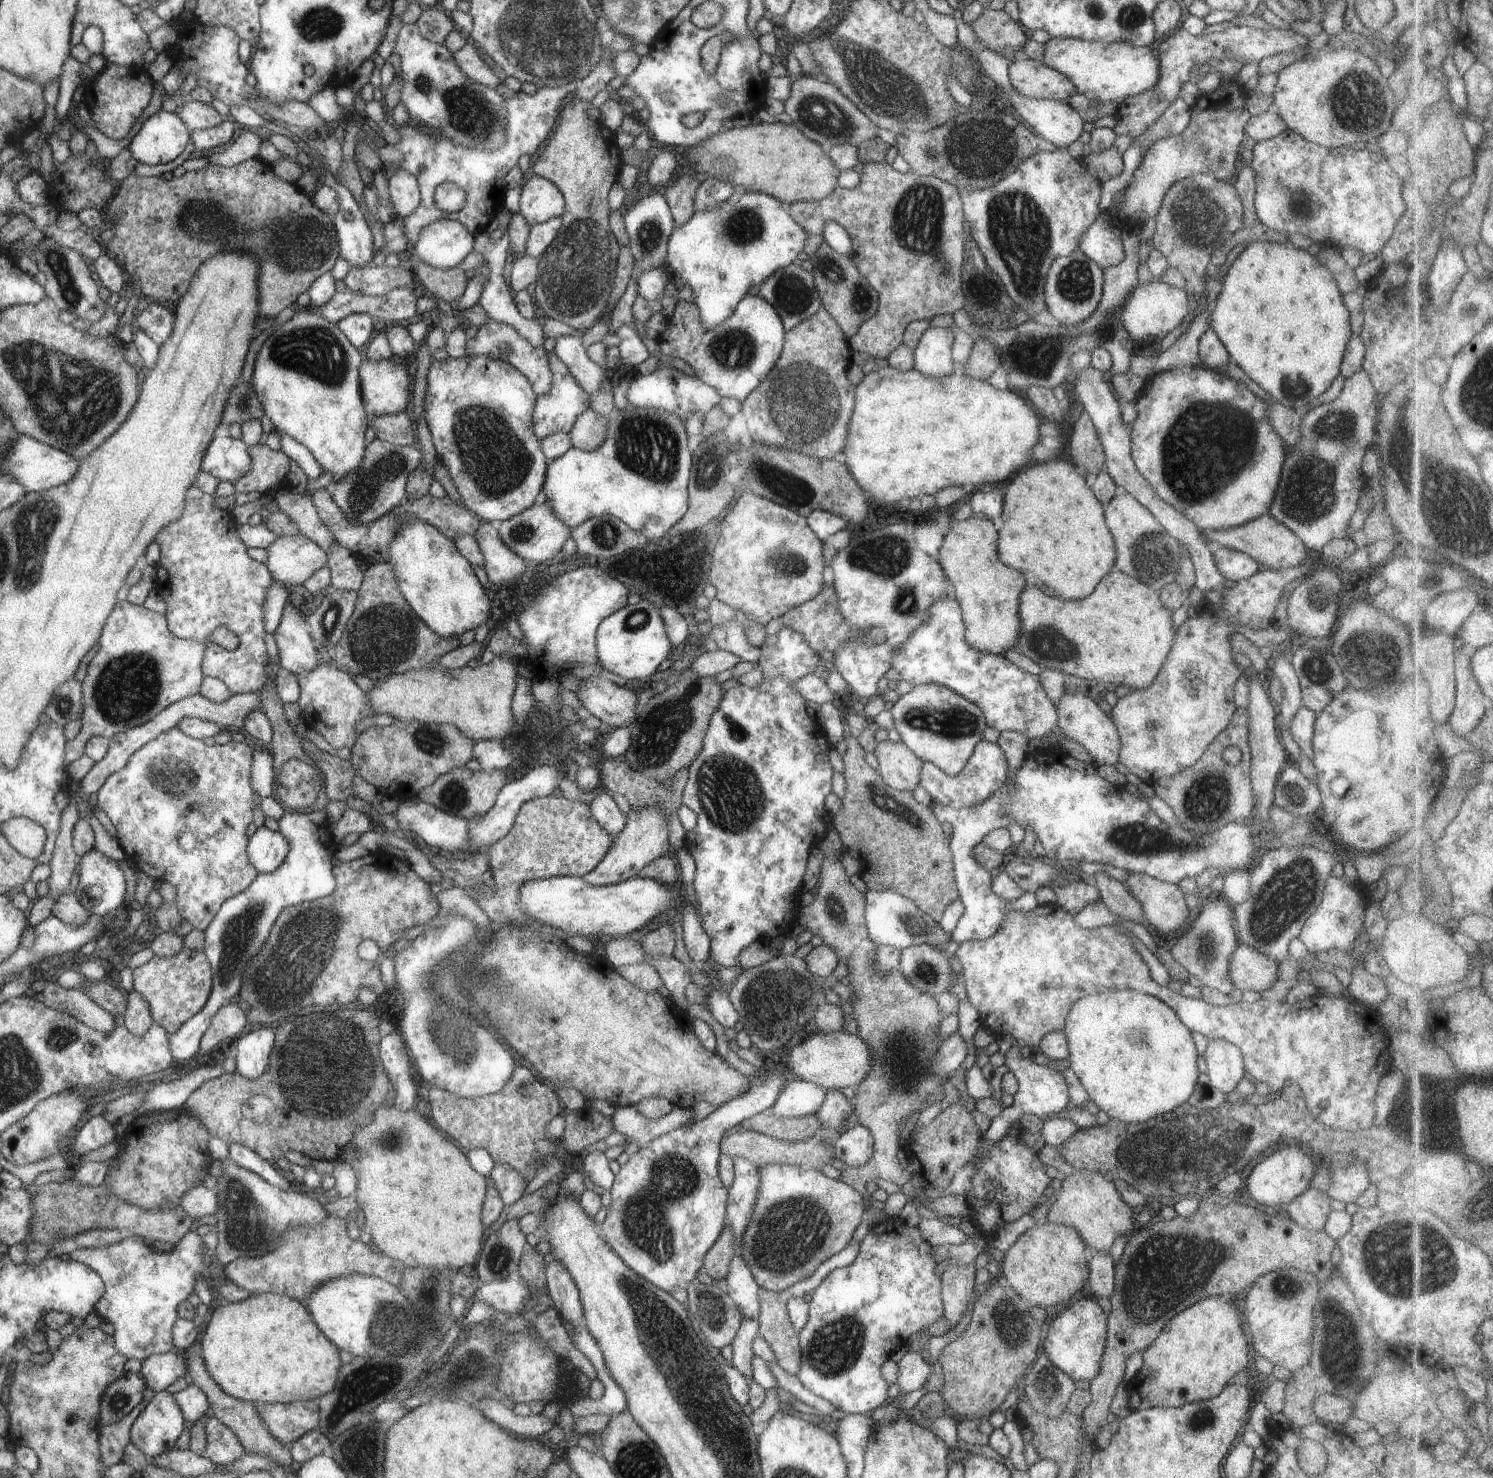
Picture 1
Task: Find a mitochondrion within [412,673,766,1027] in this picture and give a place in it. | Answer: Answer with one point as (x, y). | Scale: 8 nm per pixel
(657, 744)

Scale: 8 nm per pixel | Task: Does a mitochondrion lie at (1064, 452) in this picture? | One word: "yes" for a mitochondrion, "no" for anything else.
no

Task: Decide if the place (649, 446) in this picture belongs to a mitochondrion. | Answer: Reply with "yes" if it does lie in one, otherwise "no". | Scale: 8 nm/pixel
yes

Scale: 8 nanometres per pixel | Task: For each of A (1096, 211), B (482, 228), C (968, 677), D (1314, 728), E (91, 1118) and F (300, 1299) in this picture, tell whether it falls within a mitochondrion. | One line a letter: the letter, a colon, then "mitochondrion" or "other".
A: other
B: other
C: other
D: other
E: other
F: other

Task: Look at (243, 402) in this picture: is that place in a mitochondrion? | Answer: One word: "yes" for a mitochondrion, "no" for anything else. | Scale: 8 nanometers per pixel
yes

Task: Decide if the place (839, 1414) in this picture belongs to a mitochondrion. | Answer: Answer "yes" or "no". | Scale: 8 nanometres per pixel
no

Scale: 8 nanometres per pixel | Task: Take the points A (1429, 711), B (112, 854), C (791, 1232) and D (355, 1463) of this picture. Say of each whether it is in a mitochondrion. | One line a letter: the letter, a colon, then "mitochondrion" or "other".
A: other
B: other
C: mitochondrion
D: other

